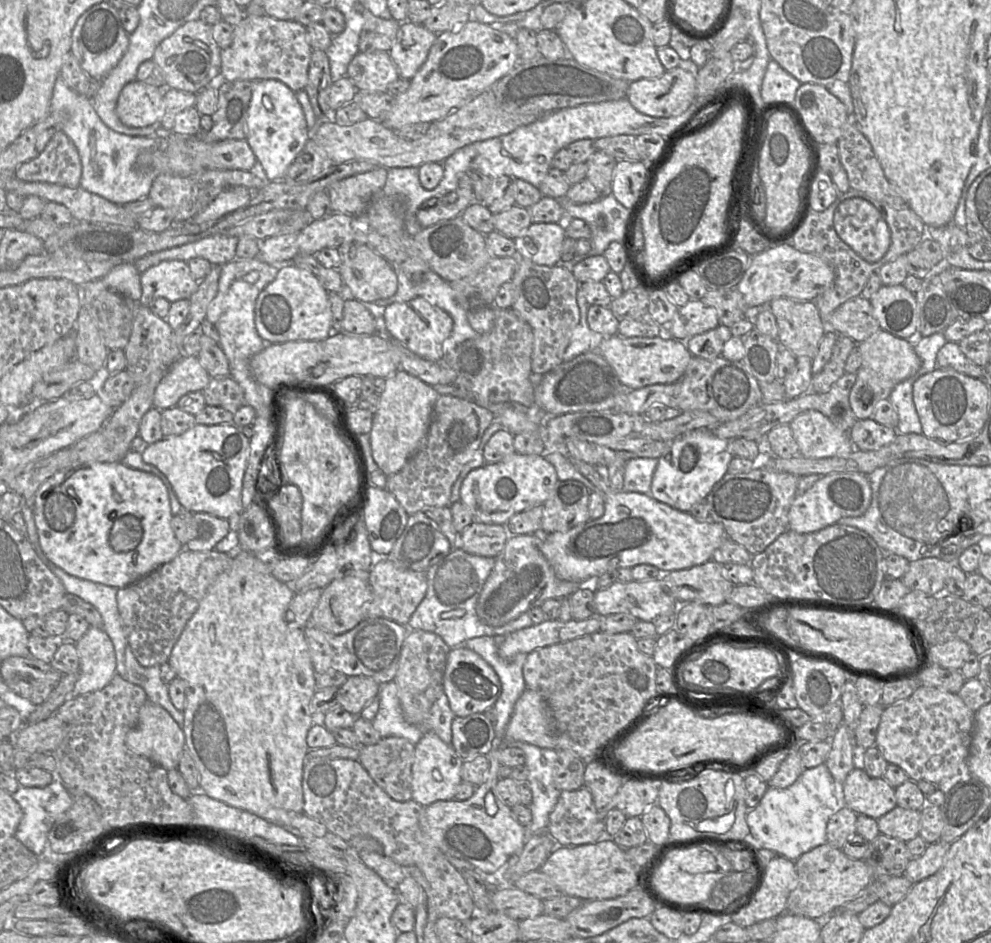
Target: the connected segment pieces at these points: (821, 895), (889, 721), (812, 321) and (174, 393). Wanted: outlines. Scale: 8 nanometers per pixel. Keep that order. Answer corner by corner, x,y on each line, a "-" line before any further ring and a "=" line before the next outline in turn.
828,843
803,854
795,861
796,887
787,901
787,913
822,921
855,899
874,878
864,860
847,857
842,849
=
917,682
917,688
908,699
897,702
891,706
884,708
881,716
880,725
878,727
875,746
880,750
880,752
882,753
882,755
889,764
895,764
901,767
907,773
910,780
913,780
914,782
918,782
919,780
926,780
933,784
938,784
942,779
954,775
957,772
958,766
961,762
967,761
968,764
970,741
973,734
974,723
975,723
975,712
967,707
967,705
963,702
963,700
957,693
950,693
940,689
927,687
924,685
920,685
=
776,298
767,307
775,316
780,346
796,357
807,356
813,359
828,329
815,303
810,300
=
181,355
168,368
157,385
154,393
153,406
159,410
175,407
179,399
190,392
203,392
211,377
195,356

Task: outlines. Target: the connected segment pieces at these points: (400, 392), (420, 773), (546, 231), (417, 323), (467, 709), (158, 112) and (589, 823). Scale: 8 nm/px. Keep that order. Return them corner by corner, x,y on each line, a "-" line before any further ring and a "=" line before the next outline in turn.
402,369
385,380
385,389
380,395
379,408
373,415
369,434
374,461
386,476
390,476
399,472
409,458
424,446
439,394
431,385
=
427,732
414,748
412,765
412,800
426,807
436,801
453,800
461,777
463,760
452,745
443,742
436,733
=
539,222
531,223
513,241
519,259
528,259
535,264
551,267
561,261
564,239
564,222
=
417,297
407,302
395,302
386,306
381,328
385,335
416,355
430,361
441,361
444,356
442,344
450,336
453,325
453,319
447,312
432,305
423,297
=
461,645
448,654
443,677
443,690
455,716
483,713
494,705
501,693
501,682
493,668
476,652
=
134,80
121,90
115,112
127,127
159,124
164,115
163,89
=
586,787
561,791
549,816
547,833
558,846
596,843
607,835
605,821
598,817
592,794

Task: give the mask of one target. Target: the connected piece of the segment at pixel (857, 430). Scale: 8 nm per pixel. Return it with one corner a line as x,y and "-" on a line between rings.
872,419
857,420
849,431
854,448
873,451
887,445
897,435
896,429
886,427

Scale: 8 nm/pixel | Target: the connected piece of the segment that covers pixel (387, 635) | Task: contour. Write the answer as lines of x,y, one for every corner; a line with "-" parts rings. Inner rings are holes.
366,618
363,621
361,621
356,627
351,629
350,631
347,631
343,634
333,634
327,631
324,631
322,629
317,628
315,625
310,624
310,619
307,622
306,626
304,627
304,634
305,638
309,647
310,657
313,665
313,669
315,671
315,683
316,683
316,674
323,674
327,672
328,670
335,670
338,672
342,672
347,677
349,676
367,676
373,678
379,685
383,685
387,682
390,682
394,679
397,668
398,668
398,662
400,658
401,648
403,641
405,639
405,636
407,632
409,631
409,628
405,625
398,624
392,620
385,619
385,618

